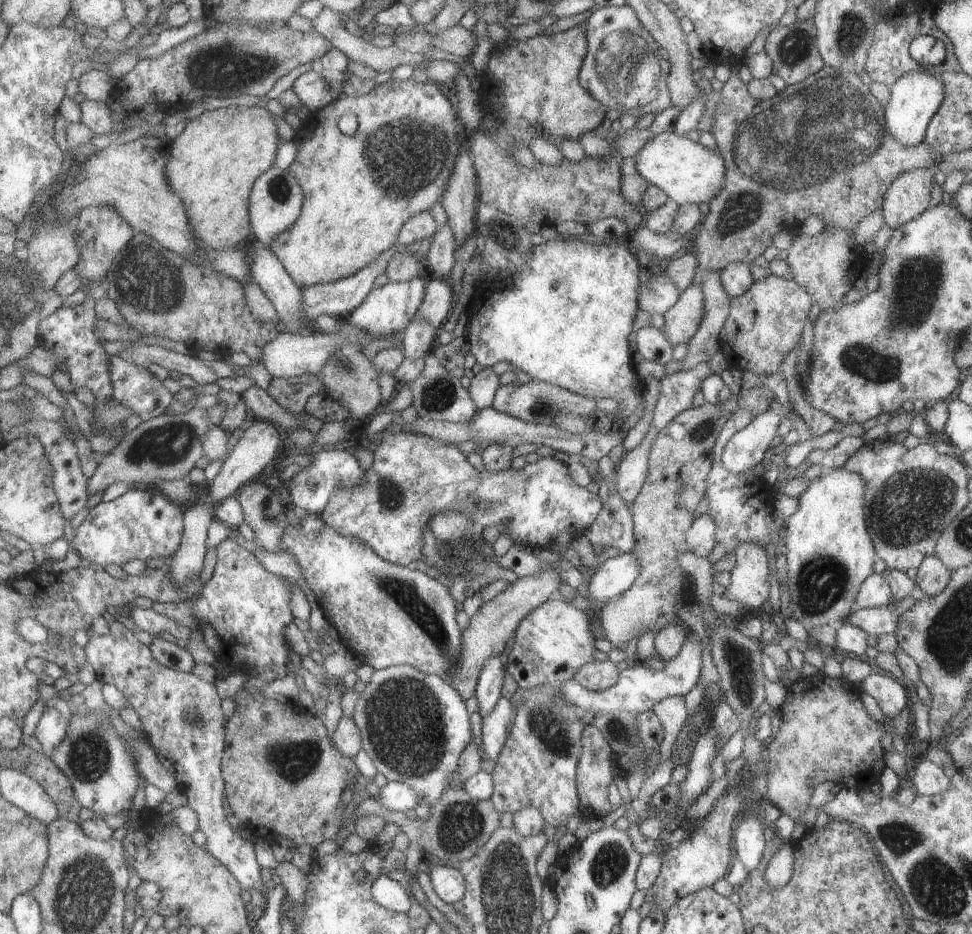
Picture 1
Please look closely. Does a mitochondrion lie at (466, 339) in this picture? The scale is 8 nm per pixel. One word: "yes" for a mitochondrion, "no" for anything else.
no

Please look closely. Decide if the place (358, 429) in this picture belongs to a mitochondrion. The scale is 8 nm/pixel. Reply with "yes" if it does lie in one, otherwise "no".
no

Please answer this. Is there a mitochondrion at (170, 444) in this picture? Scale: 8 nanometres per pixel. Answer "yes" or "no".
yes

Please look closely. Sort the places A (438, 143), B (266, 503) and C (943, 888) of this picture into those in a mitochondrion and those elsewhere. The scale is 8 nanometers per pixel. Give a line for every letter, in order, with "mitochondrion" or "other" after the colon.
A: mitochondrion
B: other
C: mitochondrion

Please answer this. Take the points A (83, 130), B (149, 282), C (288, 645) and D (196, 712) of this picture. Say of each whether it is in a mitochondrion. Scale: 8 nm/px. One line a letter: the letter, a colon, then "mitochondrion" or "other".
A: other
B: mitochondrion
C: other
D: mitochondrion

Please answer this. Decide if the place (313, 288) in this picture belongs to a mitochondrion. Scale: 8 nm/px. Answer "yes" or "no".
no

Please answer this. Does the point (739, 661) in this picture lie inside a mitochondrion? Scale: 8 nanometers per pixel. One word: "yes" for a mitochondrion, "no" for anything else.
yes

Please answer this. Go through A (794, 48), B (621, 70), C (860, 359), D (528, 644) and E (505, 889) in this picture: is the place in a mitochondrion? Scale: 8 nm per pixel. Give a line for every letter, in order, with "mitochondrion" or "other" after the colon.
A: mitochondrion
B: mitochondrion
C: mitochondrion
D: other
E: mitochondrion

